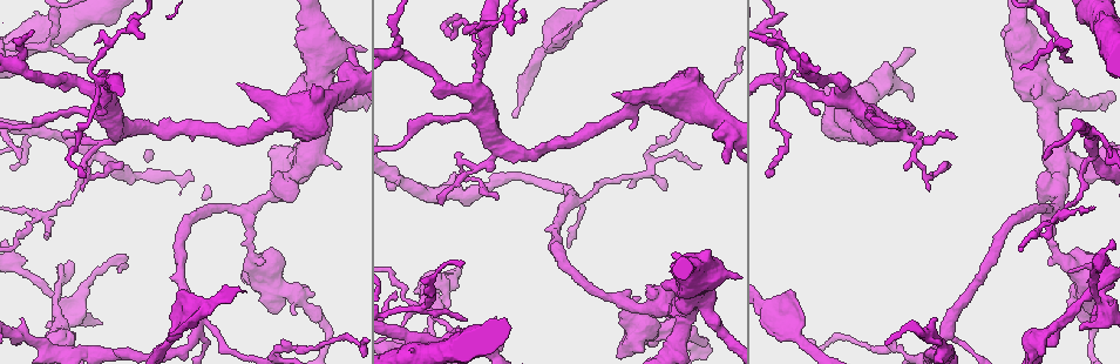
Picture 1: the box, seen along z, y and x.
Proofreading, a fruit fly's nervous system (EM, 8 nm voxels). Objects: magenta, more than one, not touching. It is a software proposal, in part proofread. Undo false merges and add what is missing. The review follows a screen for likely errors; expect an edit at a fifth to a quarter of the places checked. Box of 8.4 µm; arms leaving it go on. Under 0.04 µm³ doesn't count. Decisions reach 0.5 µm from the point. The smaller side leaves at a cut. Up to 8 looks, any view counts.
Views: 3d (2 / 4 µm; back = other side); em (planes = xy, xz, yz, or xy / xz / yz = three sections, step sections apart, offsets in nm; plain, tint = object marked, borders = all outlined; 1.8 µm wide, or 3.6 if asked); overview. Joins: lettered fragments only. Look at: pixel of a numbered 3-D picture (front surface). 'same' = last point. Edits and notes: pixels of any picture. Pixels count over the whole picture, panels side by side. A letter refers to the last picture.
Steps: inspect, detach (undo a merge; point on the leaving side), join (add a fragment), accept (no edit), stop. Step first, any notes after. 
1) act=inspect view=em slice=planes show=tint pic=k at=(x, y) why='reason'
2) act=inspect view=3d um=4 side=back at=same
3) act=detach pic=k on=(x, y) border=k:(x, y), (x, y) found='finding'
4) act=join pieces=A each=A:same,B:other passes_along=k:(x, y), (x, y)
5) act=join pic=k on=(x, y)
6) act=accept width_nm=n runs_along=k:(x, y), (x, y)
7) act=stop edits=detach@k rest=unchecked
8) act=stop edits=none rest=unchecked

act=inspect view=em slice=planes show=plain pic=1 at=(37, 215) why='side arm on a straight run'

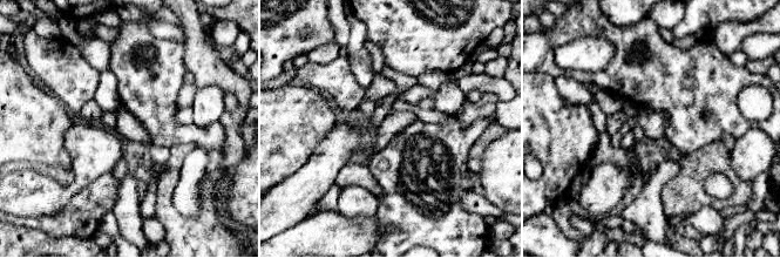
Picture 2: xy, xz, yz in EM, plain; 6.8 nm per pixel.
act=inspect view=em slice=planes show=borders at=same

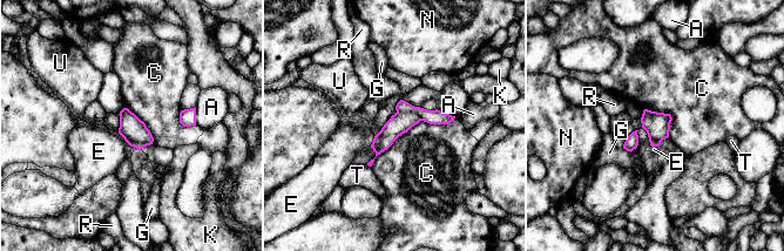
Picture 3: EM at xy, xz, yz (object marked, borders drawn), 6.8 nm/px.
act=detach pic=3 on=(399, 123) longest_contact=C:650nm each=A:other,C:other,E:other,G:other,K:other,N:other,R:other,T:other,U:other border=3:(397, 110), (414, 112), (421, 120) found='a second neuron is stuck on'

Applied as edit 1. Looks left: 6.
act=inspect view=em slice=planes show=borders pic=1 at=(1050, 328) why='sharp bend'

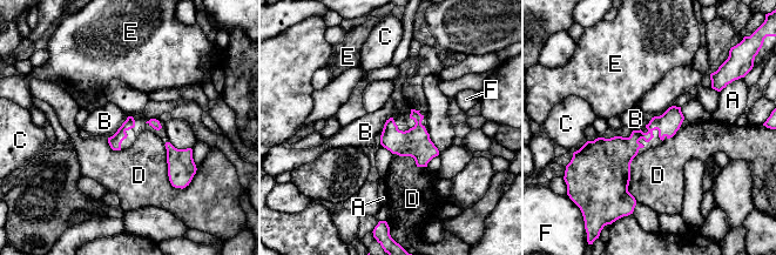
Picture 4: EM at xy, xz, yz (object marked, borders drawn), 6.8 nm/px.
act=accept each=A:other,B:other,C:other,D:other,E:other,F:other found='continuous, no second neuron'

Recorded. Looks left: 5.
act=inspect view=3d um=4 pic=1 at=(949, 320) why='four-way junction'

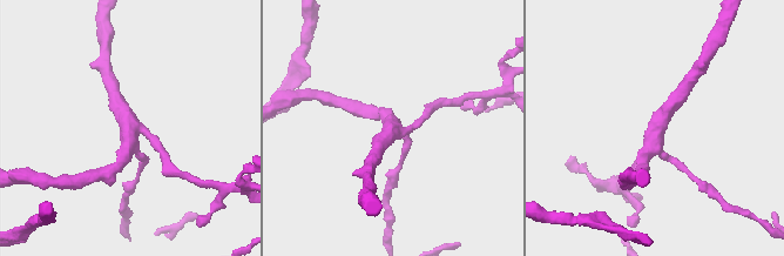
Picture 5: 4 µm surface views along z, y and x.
act=inspect view=em slice=xy step=4 show=borders pic=5 at=(133, 126) arms=4 why='now the EM'

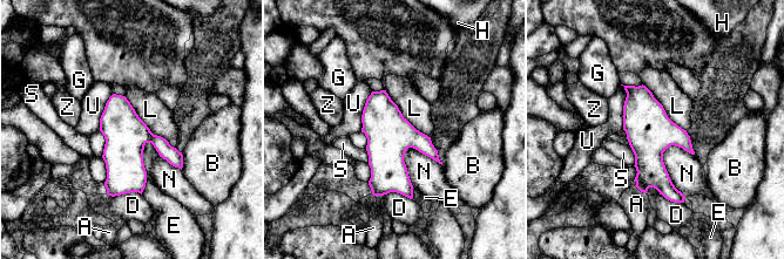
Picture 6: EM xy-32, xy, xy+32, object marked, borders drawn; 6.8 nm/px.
act=accept each=A:other,B:other,D:other,E:other,G:other,H:other,L:other,N:other,S:other,U:other,Z:other runs_along=6:(628, 88), (675, 198) found='one neuron here'

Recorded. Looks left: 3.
act=stop edits=detach@3 rest=unchecked

